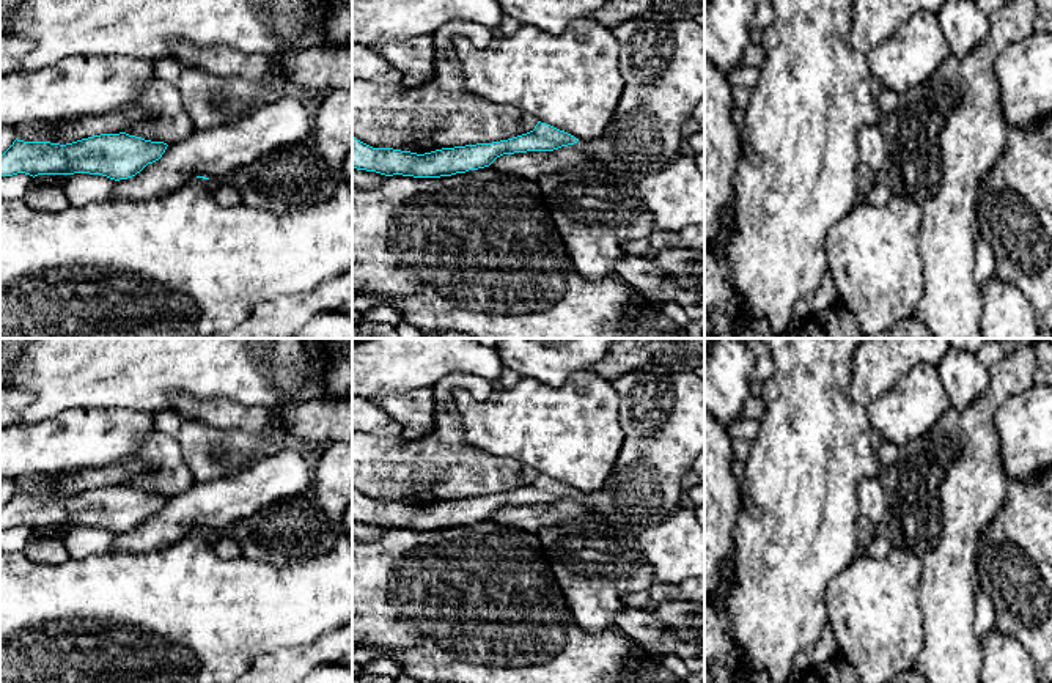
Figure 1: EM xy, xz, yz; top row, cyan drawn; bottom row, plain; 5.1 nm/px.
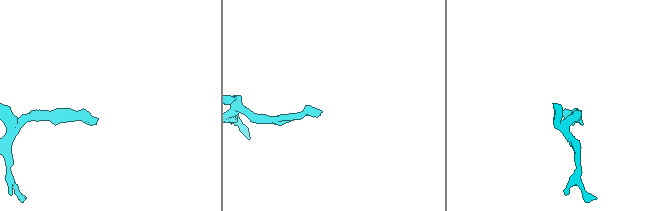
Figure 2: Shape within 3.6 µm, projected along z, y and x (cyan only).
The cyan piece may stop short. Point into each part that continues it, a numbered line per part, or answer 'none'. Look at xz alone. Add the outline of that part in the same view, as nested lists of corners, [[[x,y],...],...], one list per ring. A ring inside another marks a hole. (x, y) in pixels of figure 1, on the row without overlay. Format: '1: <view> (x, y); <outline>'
1: xz (661, 413); [[[649,364],[612,381],[618,393],[618,422],[624,442],[613,472],[604,486],[594,493],[579,493],[572,499],[583,504],[593,518],[609,519],[629,529],[646,529],[660,524],[684,504],[682,478],[704,452],[704,379],[693,371],[671,371],[662,365]]]

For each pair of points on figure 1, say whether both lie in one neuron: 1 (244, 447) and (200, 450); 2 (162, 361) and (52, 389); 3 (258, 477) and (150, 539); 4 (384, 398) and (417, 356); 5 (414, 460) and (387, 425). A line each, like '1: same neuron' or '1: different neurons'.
1: same neuron
2: same neuron
3: same neuron
4: different neurons
5: different neurons

